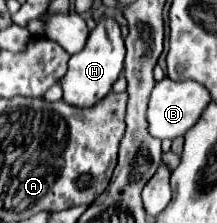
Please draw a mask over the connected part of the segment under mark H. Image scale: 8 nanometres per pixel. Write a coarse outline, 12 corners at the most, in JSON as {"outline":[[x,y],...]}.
{"outline":[[100,16],[62,76],[64,102],[92,108],[122,72],[120,24]]}

